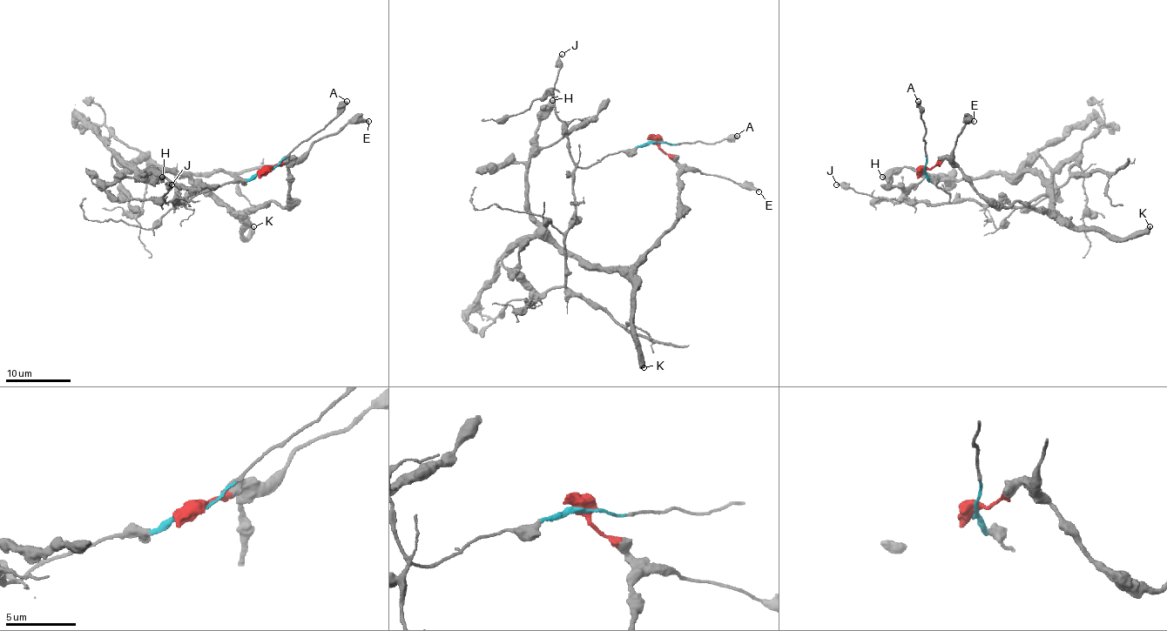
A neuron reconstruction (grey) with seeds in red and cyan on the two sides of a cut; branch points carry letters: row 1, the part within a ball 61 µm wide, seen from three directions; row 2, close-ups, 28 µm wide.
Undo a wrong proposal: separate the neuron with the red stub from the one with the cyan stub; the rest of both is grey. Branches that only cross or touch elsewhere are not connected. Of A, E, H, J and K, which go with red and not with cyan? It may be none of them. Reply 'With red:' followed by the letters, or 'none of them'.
With red: E, H, K

